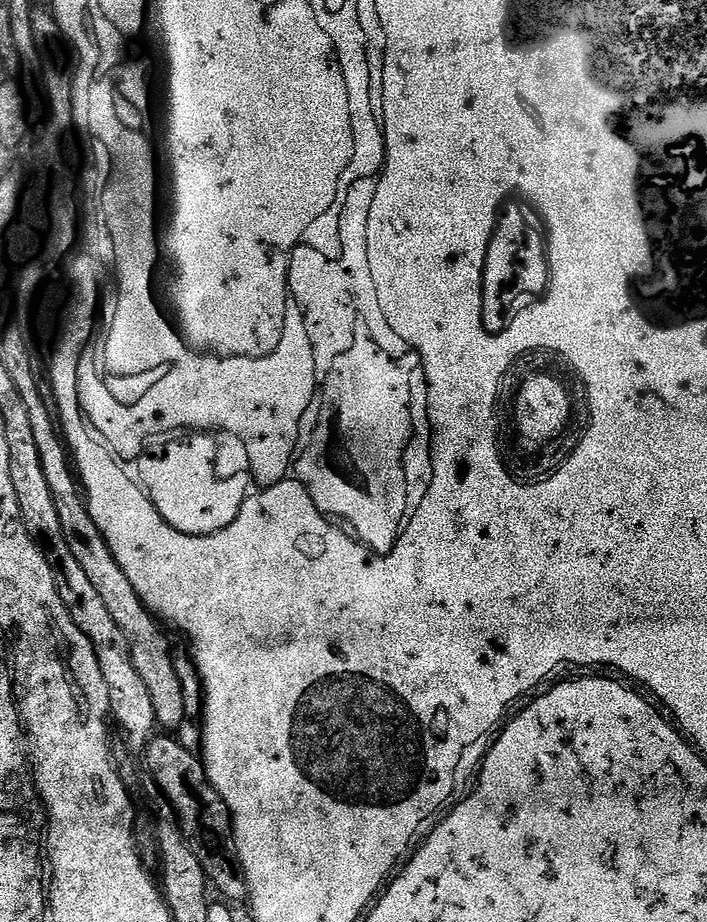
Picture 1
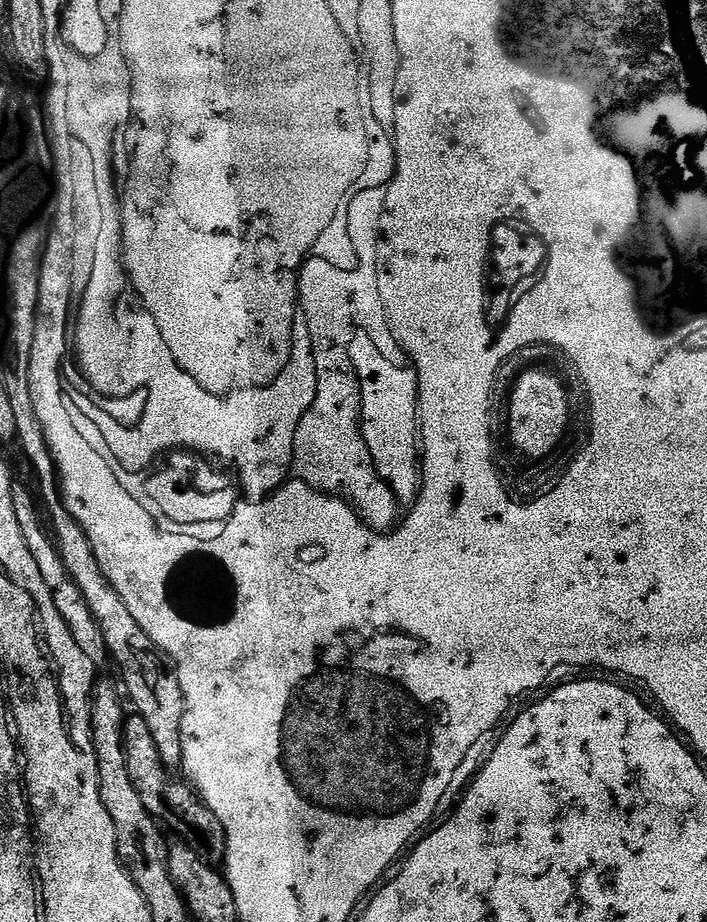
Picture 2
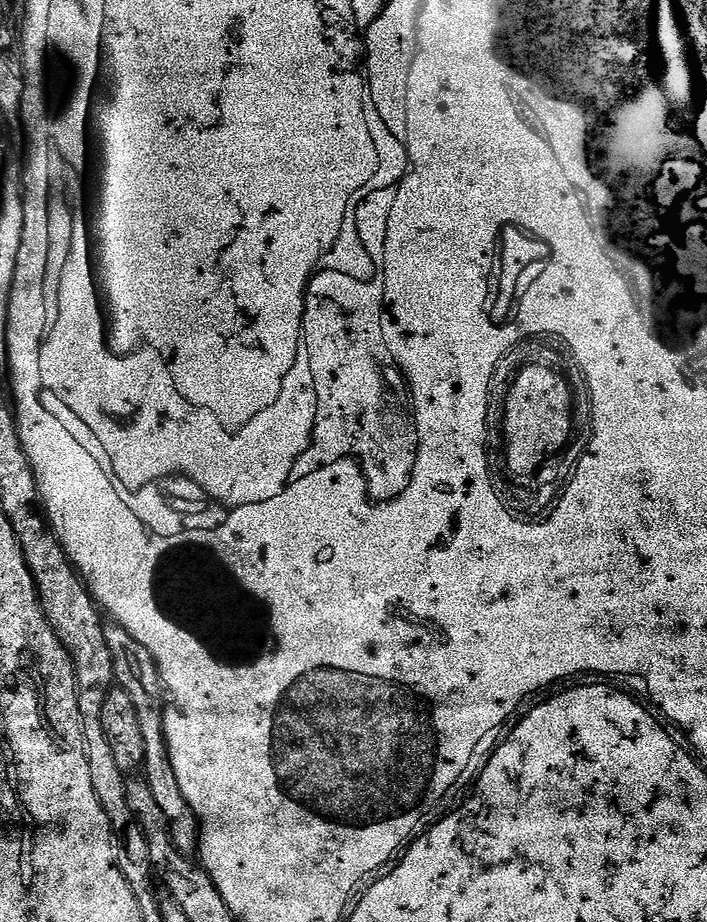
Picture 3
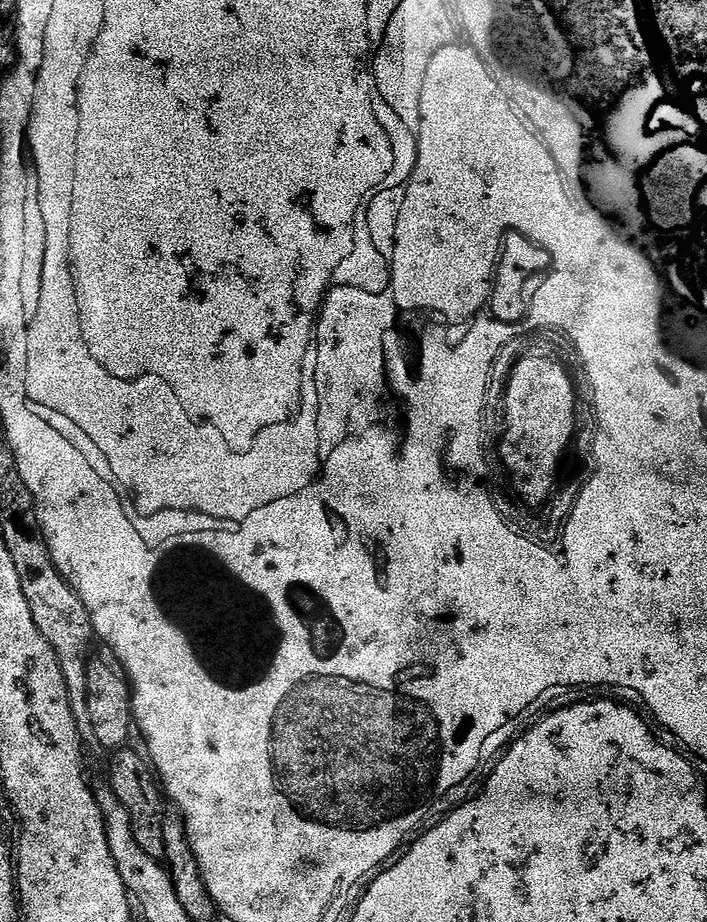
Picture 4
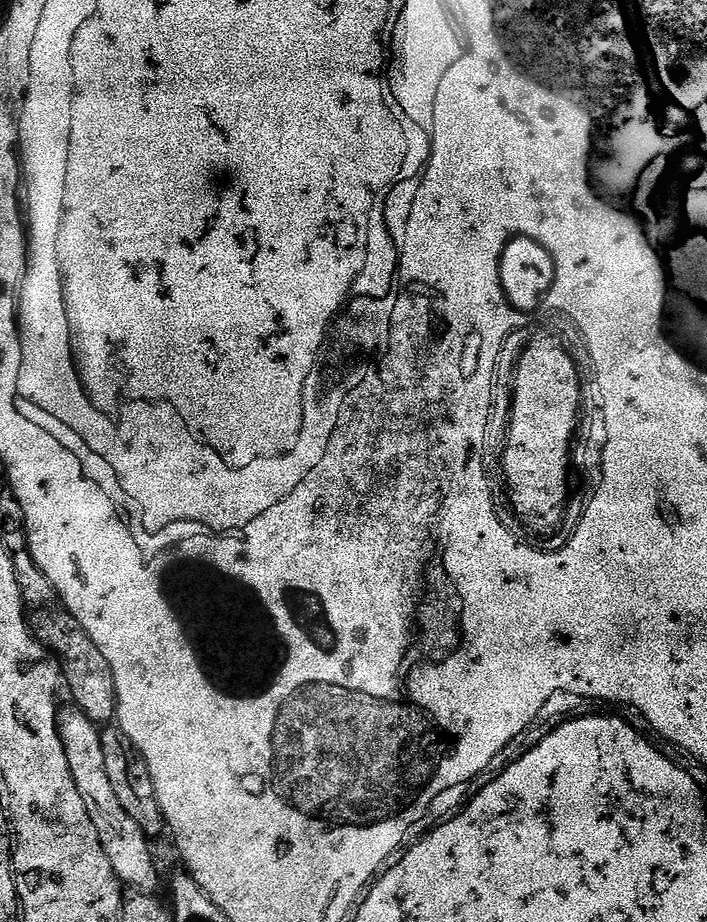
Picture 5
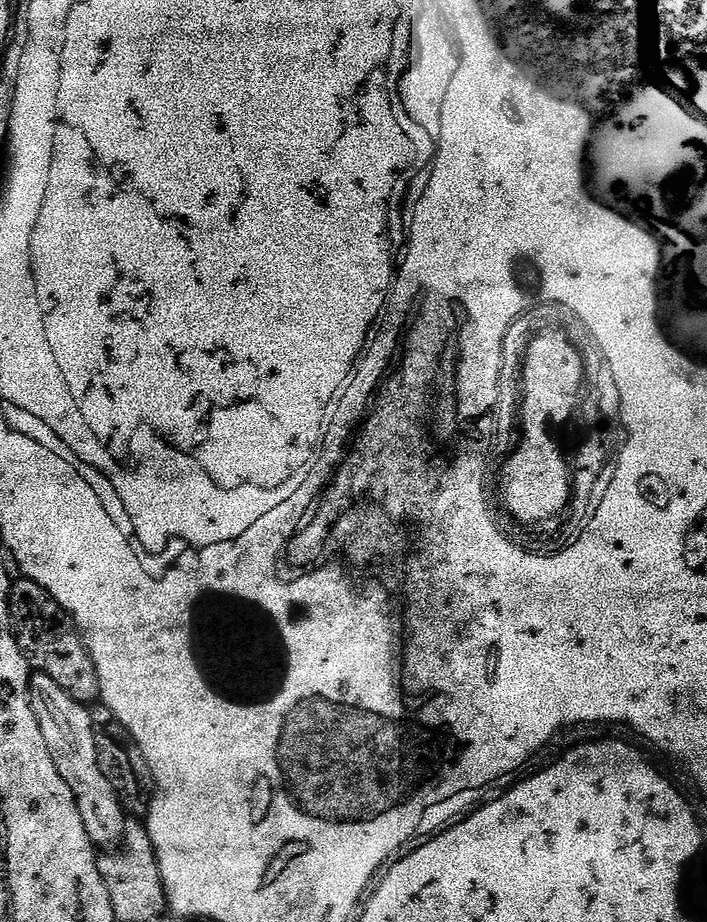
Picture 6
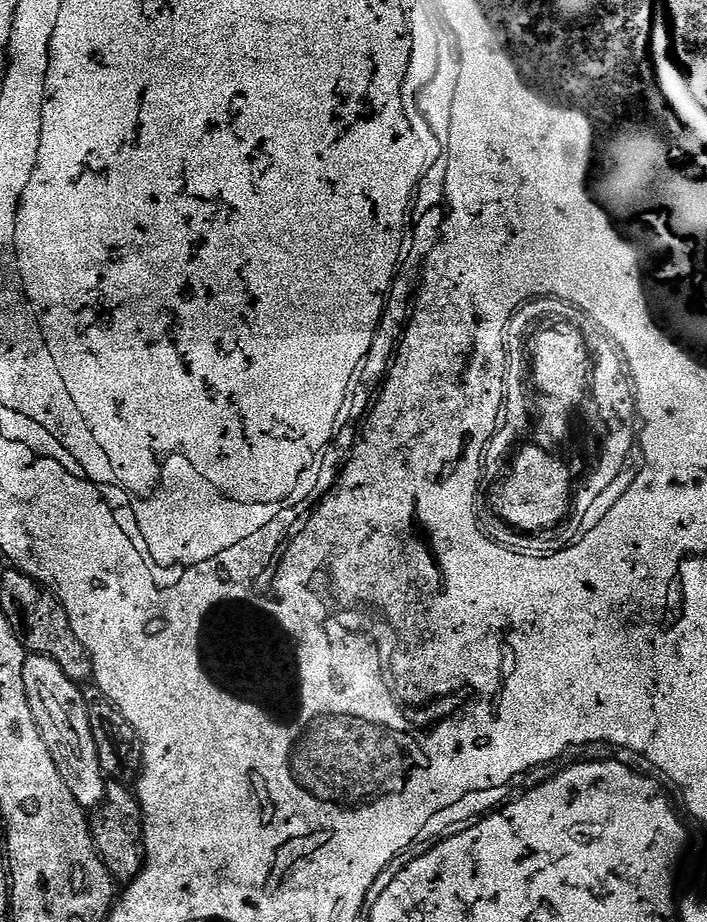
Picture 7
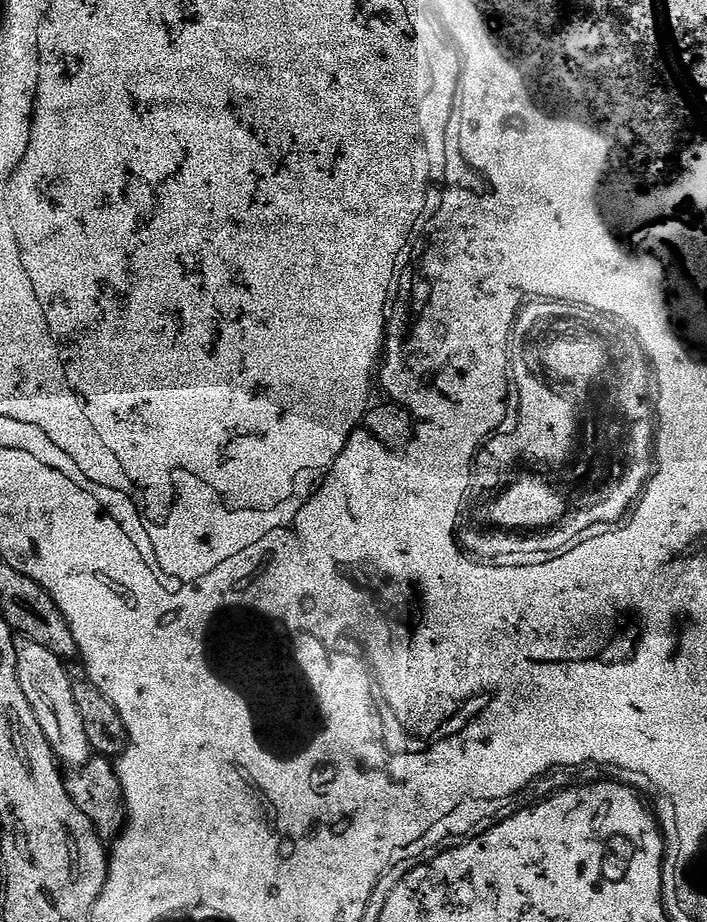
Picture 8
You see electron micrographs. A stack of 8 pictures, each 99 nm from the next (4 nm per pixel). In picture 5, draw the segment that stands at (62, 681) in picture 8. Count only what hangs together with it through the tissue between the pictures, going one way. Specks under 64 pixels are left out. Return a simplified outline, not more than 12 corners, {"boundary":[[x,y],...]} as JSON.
{"boundary":[[75,706],[60,737],[121,885],[156,890],[149,837],[122,810],[101,729]]}

